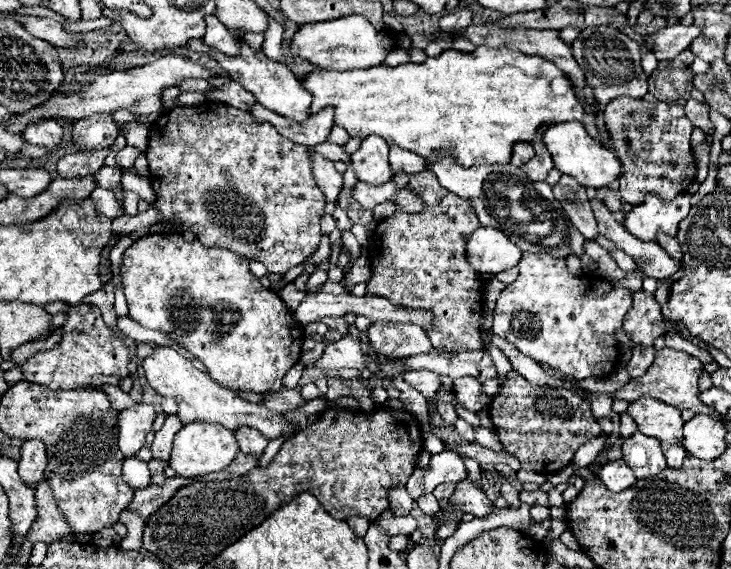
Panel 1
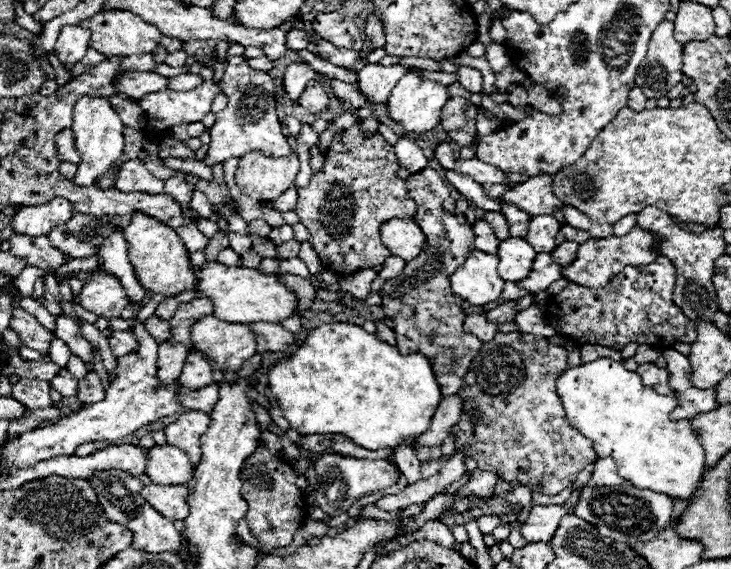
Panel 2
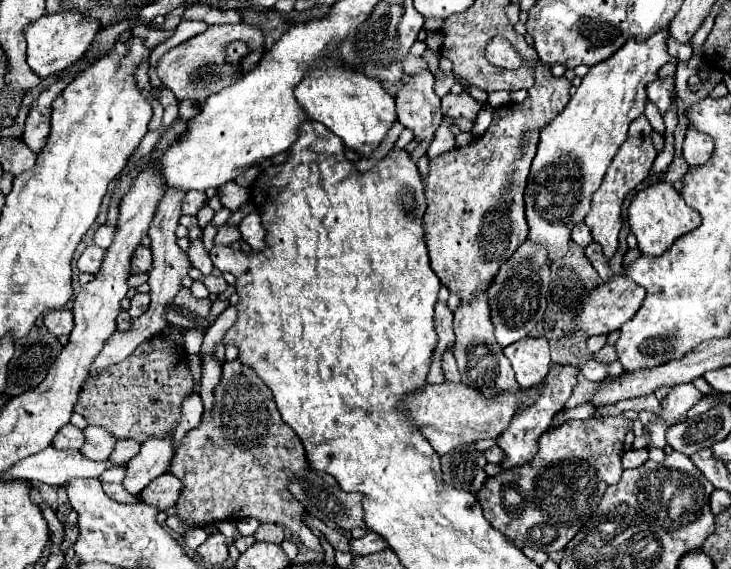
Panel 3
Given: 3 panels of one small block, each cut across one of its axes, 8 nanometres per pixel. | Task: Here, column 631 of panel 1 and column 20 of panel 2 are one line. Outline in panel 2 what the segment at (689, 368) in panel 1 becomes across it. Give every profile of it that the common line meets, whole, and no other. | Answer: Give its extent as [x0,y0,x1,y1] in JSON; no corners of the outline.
[12,378,50,408]

